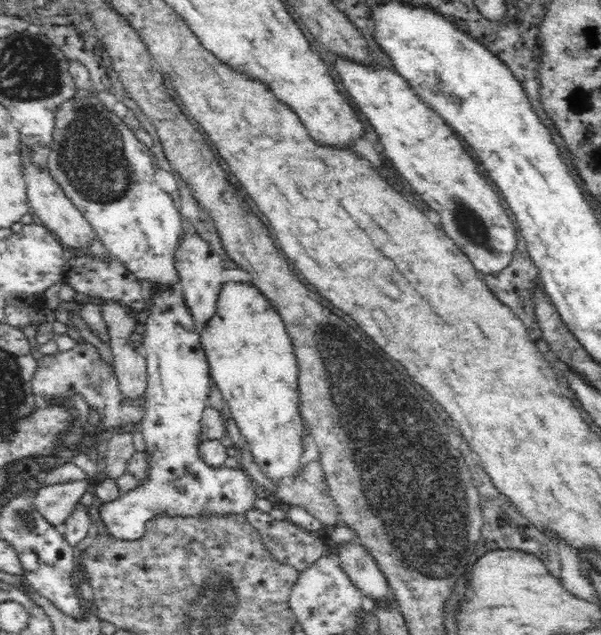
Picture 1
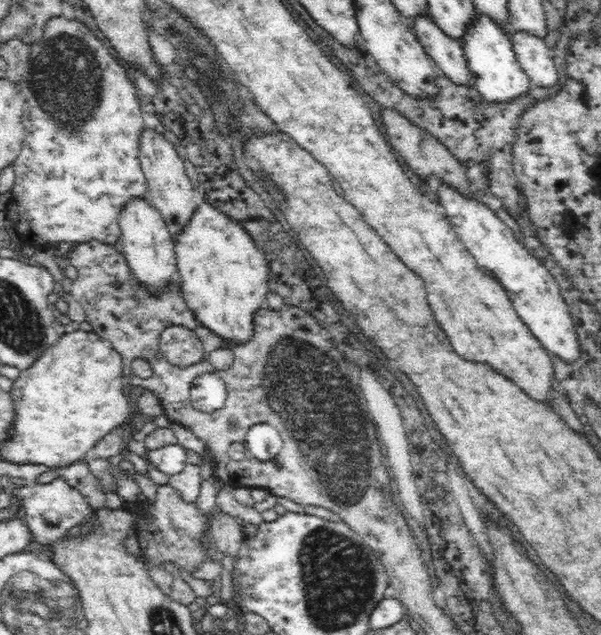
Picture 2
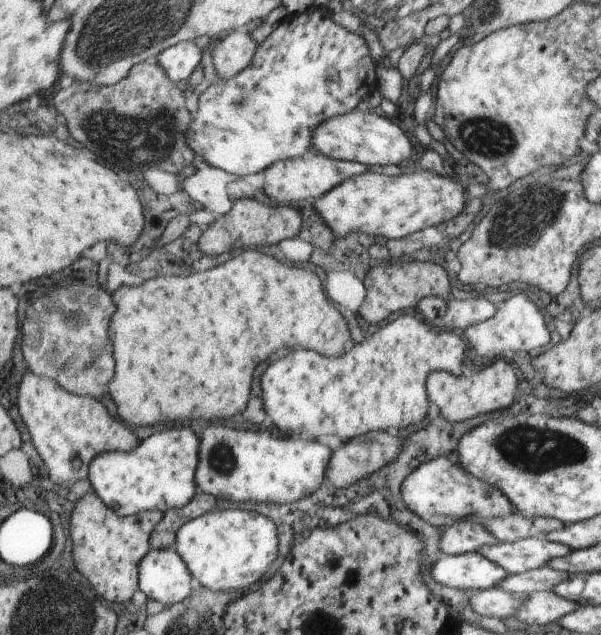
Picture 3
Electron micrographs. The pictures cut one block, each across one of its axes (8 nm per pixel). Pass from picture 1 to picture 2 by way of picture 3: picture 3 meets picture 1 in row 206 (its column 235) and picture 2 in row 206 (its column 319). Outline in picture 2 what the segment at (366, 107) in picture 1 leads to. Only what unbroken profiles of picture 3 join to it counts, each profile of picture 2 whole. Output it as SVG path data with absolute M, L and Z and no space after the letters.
M440 184L436 188L440 203L452 230L460 237L463 246L475 258L479 268L487 271L502 285L518 316L546 350L564 359L574 361L579 357L579 340L573 318L561 295L558 283L541 260L527 251L514 236L513 230L487 205L466 195L457 187Z

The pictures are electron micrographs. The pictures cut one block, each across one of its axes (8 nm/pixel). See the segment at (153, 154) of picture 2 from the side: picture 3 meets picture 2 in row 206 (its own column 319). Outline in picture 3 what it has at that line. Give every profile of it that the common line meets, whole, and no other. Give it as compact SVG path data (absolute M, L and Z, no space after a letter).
M310 150L302 156L275 162L272 166L266 167L261 188L274 204L288 205L290 202L316 200L341 182L367 172L368 167L365 164L331 159Z

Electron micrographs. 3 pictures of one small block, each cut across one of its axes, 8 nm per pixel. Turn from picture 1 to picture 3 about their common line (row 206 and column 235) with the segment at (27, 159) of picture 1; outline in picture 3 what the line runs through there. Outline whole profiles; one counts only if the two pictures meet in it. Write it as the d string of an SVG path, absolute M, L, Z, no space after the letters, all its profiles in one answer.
M245 27L223 35L211 54L218 78L228 80L243 71L254 58L257 46Z

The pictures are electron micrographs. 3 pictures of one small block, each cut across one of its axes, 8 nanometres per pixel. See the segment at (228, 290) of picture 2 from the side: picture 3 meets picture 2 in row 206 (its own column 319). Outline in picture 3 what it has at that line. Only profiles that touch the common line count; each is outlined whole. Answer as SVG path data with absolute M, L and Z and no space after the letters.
M419 166L412 174L402 173L394 176L368 171L341 182L340 185L336 185L328 193L324 193L311 203L318 211L318 214L322 216L326 226L338 238L345 238L350 232L364 233L373 237L384 236L389 240L406 238L412 233L423 231L427 227L436 227L436 224L452 220L464 206L467 197L465 193L466 186L435 173L433 170L423 170Z

